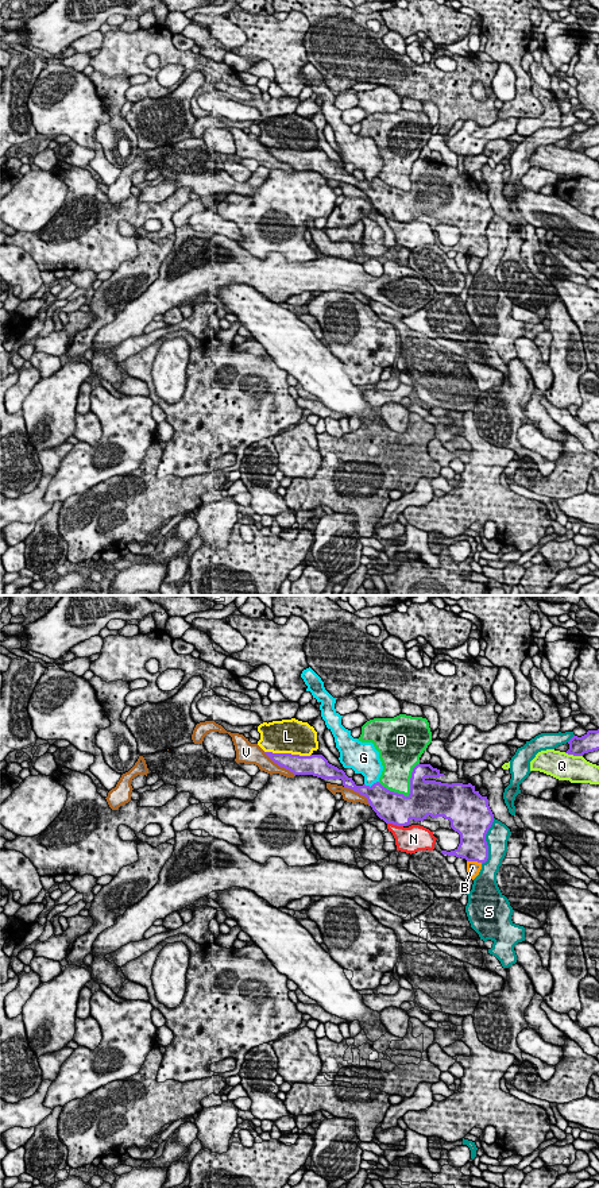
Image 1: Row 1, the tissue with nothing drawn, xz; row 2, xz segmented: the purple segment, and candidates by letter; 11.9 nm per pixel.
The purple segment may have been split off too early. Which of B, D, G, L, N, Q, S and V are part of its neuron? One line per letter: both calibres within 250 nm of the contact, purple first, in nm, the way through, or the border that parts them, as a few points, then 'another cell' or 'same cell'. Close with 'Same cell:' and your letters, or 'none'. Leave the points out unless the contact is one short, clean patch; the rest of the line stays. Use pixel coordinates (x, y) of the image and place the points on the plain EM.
B: calibres 340 and 160 nm; border xz (467, 255), (482, 258); another cell
D: calibres 420 and 320 nm; another cell
G: calibres 320 and 300 nm; another cell
L: calibres 240 and 420 nm; another cell
N: calibres 380 and 300 nm; another cell
Q: calibres 220 and 320 nm; border xz (564, 147), (582, 151); another cell
S: calibres 380 and 280 nm; another cell
V: calibres 240 and 180 nm; another cell
Same cell: none

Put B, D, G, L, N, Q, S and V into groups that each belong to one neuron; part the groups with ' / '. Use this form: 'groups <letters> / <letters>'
groups B / D / G / L / N / Q / S / V

